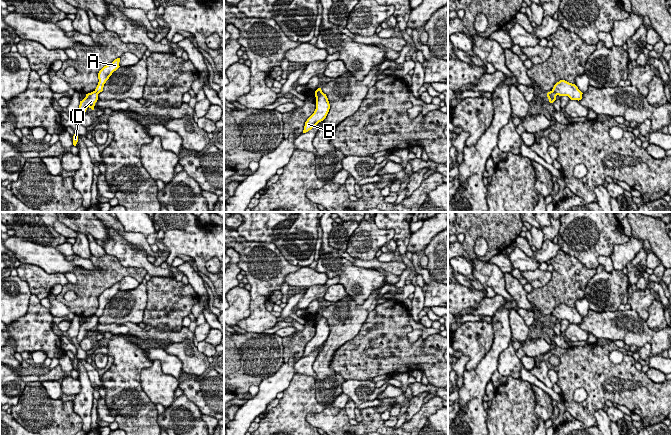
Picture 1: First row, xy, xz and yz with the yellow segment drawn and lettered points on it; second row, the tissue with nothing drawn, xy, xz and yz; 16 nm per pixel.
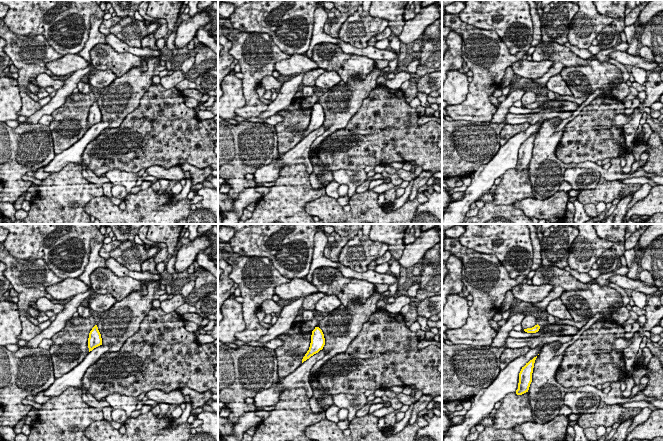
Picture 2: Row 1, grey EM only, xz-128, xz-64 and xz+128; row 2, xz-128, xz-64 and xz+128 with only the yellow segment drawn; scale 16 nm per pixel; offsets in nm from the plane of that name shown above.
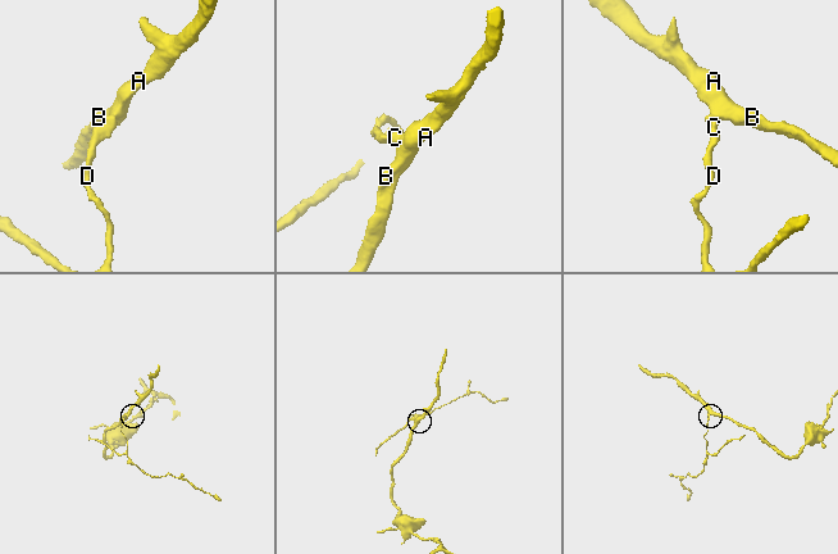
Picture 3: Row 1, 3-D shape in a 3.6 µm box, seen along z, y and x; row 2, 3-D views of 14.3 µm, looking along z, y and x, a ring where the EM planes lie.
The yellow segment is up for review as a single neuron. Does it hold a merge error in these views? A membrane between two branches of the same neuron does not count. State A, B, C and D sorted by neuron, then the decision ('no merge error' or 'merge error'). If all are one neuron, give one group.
A B / C D | merge error

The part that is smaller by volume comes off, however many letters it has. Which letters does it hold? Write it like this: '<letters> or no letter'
C, D

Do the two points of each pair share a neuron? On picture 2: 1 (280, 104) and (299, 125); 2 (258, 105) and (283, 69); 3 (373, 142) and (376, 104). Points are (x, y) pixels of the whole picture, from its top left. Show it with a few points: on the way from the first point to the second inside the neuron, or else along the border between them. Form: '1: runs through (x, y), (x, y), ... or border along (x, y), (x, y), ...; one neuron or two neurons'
1: border along (282, 109), (280, 111); two neurons
2: border along (291, 55), (279, 60), (274, 70); two neurons
3: runs through (373, 133), (372, 113); one neuron

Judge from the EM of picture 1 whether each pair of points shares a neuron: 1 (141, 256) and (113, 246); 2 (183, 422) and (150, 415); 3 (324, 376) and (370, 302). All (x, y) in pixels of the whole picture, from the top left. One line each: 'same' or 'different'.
1: same
2: different
3: same

